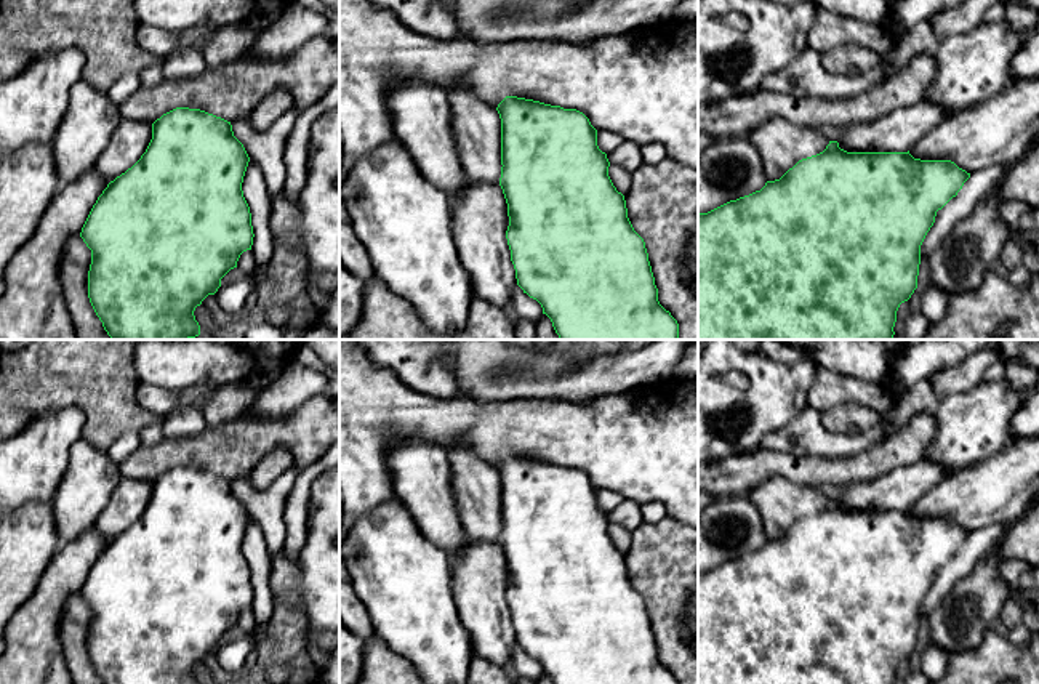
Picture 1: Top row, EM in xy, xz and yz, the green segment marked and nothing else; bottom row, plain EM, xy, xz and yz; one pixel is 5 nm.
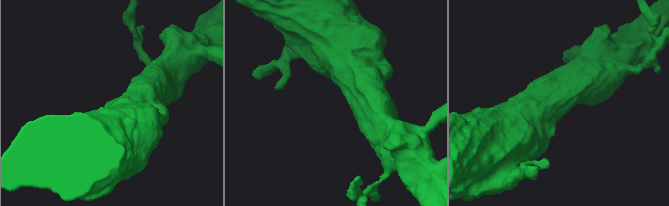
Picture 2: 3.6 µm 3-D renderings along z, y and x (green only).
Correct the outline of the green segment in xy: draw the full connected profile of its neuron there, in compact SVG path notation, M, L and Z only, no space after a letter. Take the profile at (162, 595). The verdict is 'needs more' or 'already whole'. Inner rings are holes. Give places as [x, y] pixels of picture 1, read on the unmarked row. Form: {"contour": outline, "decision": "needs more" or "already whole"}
{"contour": "M176 466L152 482L146 511L107 543L80 591L91 609L88 657L102 684L199 684L195 666L218 650L221 638L253 604L251 572L242 549L248 521L231 481L221 476Z", "decision": "already whole"}

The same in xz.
{"contour": "M506 455L496 466L501 477L501 537L499 545L503 548L509 585L506 589L507 604L511 609L511 620L515 628L517 644L530 657L536 658L543 673L546 673L552 684L679 684L677 679L666 670L658 660L658 647L648 620L648 612L644 597L634 589L629 577L626 559L621 551L616 549L610 535L610 521L607 513L597 505L597 489L591 484L589 477L576 468L564 468L560 465L551 465L533 458Z", "decision": "already whole"}

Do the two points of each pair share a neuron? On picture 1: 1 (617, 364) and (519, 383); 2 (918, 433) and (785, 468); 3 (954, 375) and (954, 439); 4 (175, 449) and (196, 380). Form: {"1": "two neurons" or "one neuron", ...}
{"1": "one neuron", "2": "one neuron", "3": "two neurons", "4": "two neurons"}

